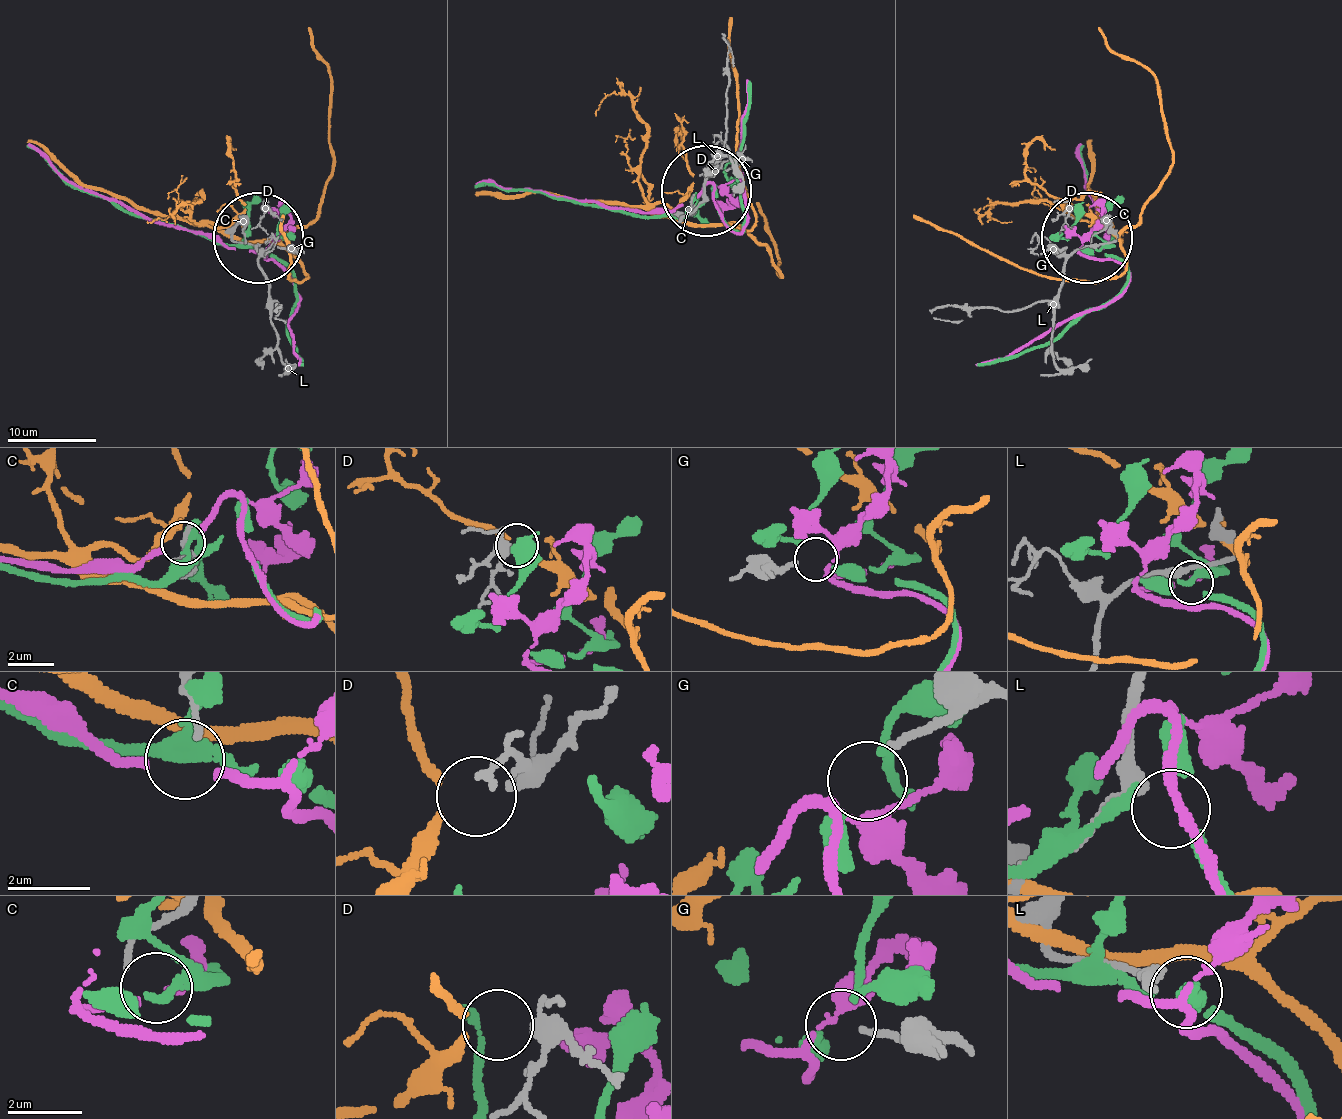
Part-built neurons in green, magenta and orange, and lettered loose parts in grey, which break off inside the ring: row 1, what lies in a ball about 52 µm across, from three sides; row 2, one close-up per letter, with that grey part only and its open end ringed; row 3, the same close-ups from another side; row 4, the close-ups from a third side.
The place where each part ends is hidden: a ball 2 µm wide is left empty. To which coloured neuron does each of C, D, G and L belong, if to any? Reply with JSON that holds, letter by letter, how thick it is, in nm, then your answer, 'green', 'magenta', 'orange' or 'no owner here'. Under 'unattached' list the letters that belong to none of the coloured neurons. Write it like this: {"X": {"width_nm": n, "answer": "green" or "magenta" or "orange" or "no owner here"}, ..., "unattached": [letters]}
{"C": {"width_nm": 160, "answer": "magenta"}, "D": {"width_nm": 300, "answer": "orange"}, "G": {"width_nm": 180, "answer": "no owner here"}, "L": {"width_nm": 320, "answer": "no owner here"}, "unattached": ["G", "L"]}

